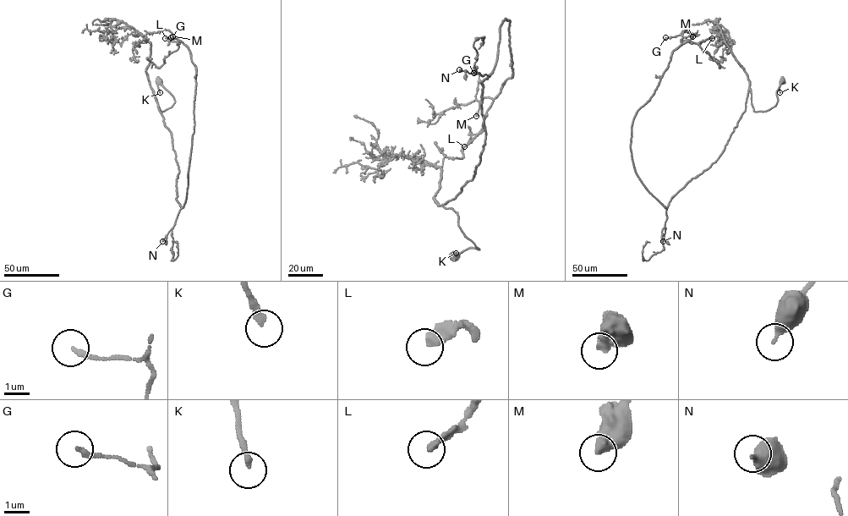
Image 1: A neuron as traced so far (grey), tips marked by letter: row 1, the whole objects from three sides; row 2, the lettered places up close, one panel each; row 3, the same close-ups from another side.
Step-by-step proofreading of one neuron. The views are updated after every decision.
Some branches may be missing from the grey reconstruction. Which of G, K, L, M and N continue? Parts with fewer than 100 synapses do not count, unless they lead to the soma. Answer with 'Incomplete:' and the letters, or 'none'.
Incomplete: L

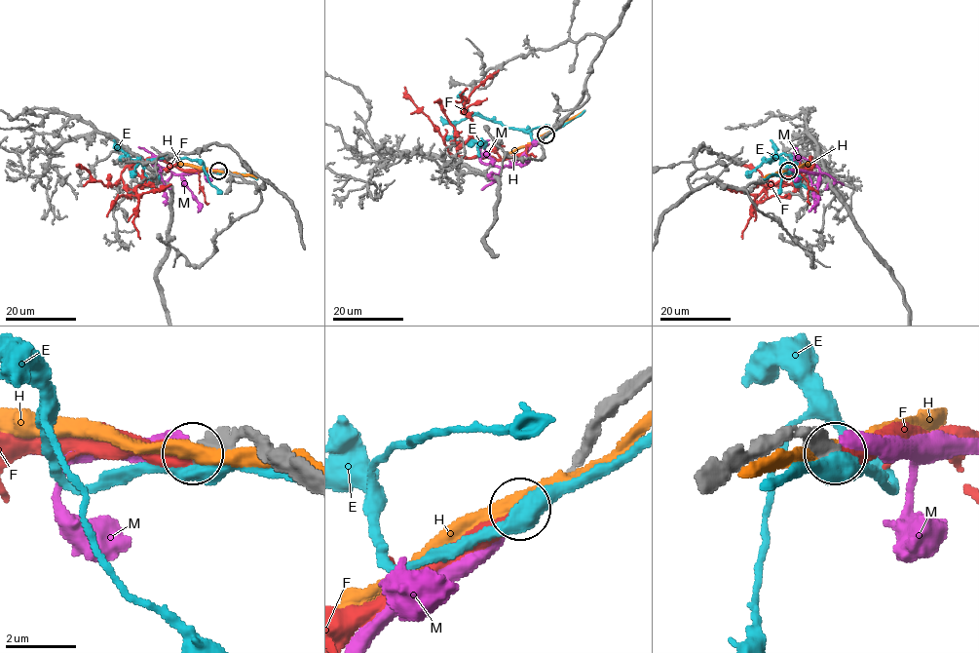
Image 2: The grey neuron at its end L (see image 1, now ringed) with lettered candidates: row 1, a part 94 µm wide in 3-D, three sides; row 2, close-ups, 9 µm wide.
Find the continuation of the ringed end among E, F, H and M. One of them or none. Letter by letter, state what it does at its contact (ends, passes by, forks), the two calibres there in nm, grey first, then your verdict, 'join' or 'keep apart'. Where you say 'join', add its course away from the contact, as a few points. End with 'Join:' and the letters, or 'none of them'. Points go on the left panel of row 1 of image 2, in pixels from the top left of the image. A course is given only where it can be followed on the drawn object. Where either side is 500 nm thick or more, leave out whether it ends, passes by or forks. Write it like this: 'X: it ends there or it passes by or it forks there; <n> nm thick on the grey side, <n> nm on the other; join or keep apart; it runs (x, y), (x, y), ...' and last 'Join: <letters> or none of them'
E: 440 nm thick on the grey side, 550 nm on the other; keep apart
F: it ends there; 400 nm thick on the grey side, 440 nm on the other; join
H: it passes by; 480 nm thick on the grey side, 360 nm on the other; keep apart
M: it ends there; 400 nm thick on the grey side, 360 nm on the other; keep apart
Join: F

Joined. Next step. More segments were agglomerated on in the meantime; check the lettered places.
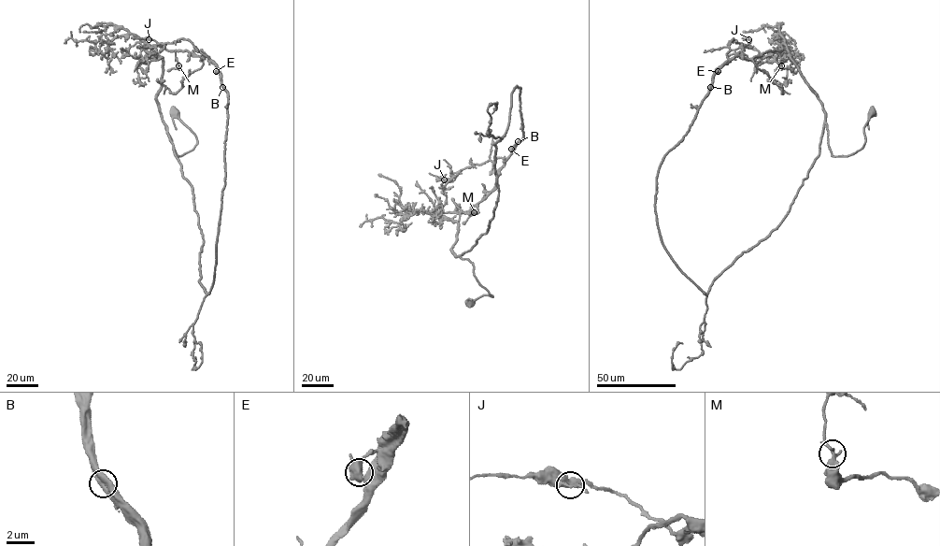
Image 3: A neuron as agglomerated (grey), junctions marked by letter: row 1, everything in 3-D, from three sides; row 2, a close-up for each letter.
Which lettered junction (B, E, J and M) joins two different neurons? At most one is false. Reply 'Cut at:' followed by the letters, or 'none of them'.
Cut at: B

